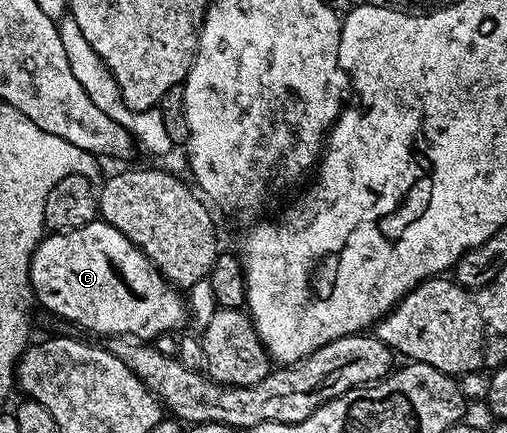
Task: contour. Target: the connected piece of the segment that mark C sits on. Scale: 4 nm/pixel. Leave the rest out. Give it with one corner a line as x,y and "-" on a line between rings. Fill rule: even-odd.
103,220
41,238
32,253
28,281
32,283
35,301
39,305
41,302
50,313
92,334
108,334
109,339
127,336
133,340
156,340
152,338
178,329
189,317
181,291
165,282
163,274
135,244
118,232
118,228

